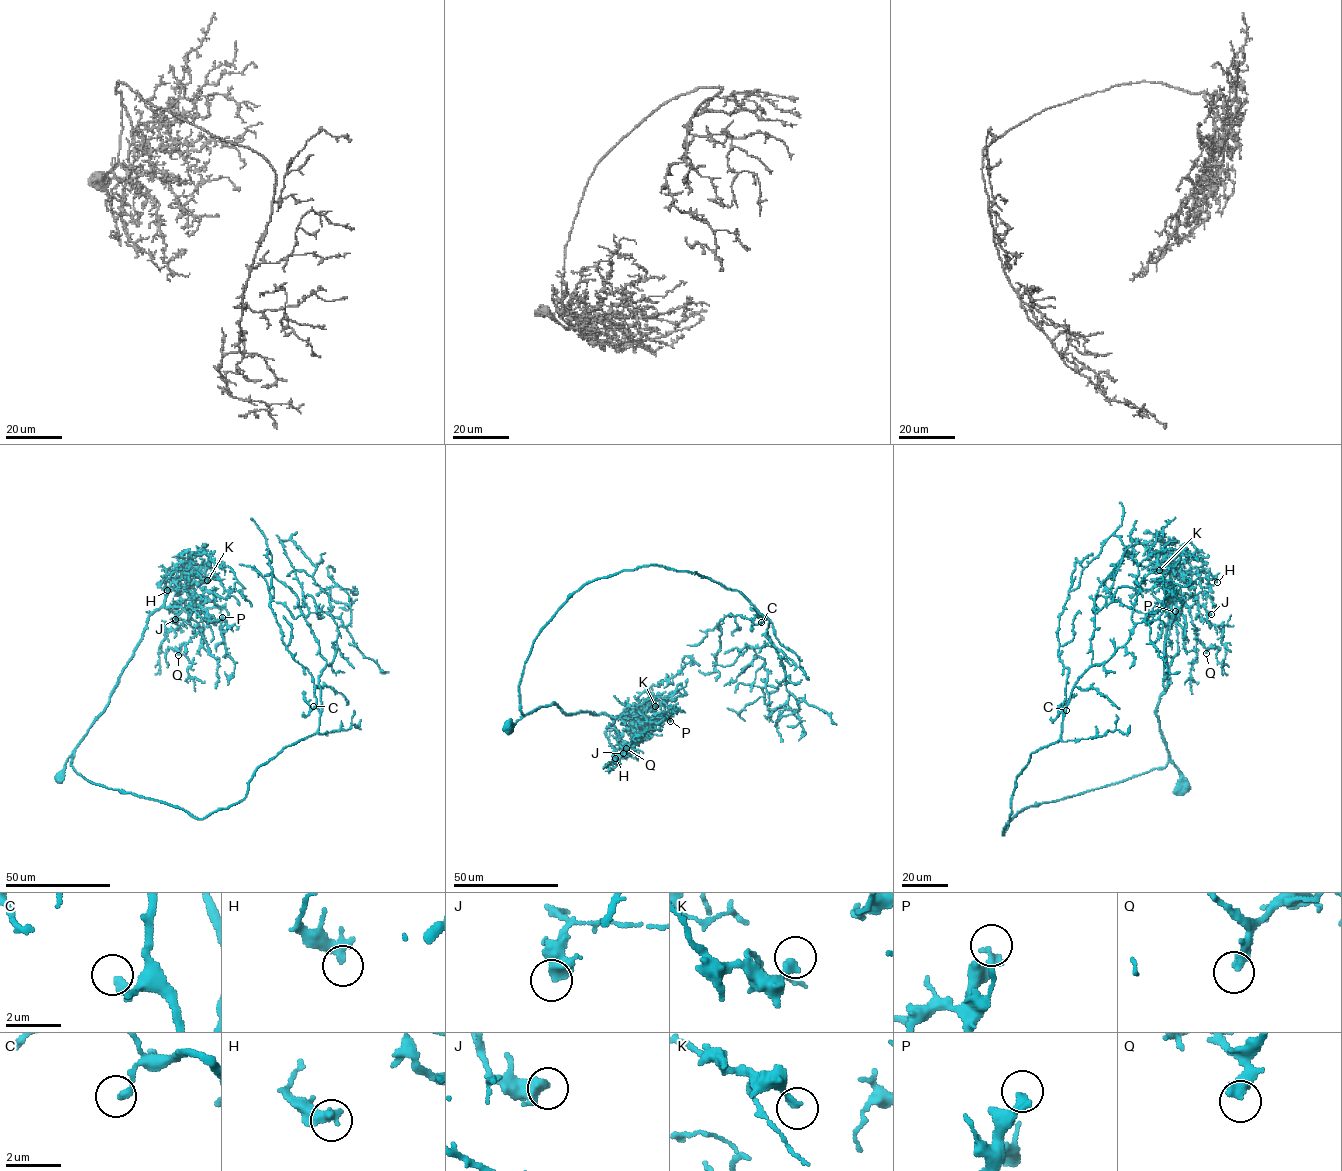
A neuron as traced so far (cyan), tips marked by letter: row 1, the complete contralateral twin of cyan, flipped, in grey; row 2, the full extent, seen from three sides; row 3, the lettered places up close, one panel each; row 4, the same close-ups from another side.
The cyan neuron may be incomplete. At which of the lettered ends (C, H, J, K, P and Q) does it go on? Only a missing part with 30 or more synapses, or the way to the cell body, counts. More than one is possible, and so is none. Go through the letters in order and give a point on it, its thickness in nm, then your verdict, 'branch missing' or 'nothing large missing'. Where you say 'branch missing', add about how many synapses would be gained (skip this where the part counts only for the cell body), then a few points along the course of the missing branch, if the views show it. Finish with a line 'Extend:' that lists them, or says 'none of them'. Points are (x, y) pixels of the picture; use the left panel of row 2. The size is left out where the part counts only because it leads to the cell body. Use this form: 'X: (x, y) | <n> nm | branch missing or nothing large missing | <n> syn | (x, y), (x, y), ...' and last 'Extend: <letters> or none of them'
C: (313, 706) | 320 nm | nothing large missing
H: (167, 590) | 280 nm | branch missing | 50 syn | (167, 590), (165, 606), (178, 613)
J: (175, 619) | 440 nm | branch missing | 50 syn
K: (207, 580) | 280 nm | nothing large missing
P: (222, 617) | 280 nm | nothing large missing
Q: (178, 655) | 440 nm | nothing large missing
Extend: H, J

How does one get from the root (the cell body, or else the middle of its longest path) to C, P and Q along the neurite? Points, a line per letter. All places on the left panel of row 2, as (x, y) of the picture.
C: (59, 778), (74, 752), (71, 765), (92, 783), (205, 818), (240, 802), (259, 766), (317, 731), (313, 706)
P: (59, 778), (67, 759), (109, 701), (150, 615), (163, 606), (188, 609), (194, 604), (213, 622), (222, 617)
Q: (59, 778), (109, 701), (147, 618), (163, 606), (187, 609), (195, 600), (203, 628), (183, 643), (178, 655)

